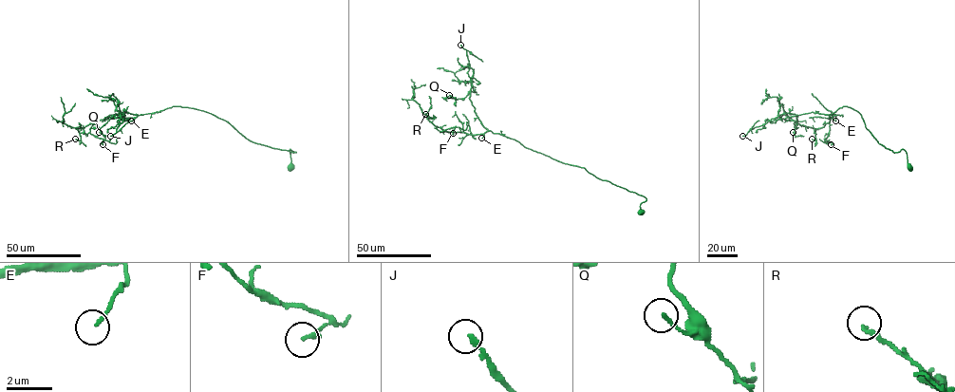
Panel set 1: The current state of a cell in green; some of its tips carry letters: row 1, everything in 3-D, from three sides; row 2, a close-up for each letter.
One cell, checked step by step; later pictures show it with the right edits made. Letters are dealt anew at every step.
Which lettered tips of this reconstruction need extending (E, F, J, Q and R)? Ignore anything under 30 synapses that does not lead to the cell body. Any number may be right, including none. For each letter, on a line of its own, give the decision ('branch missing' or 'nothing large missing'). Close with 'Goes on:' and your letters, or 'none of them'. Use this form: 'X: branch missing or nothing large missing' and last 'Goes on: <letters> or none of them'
E: nothing large missing
F: nothing large missing
J: branch missing
Q: nothing large missing
R: nothing large missing
Goes on: J

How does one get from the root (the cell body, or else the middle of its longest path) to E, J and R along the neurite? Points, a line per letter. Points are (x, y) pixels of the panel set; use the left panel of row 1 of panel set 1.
E: (290, 167), (290, 149), (296, 152), (251, 141), (227, 121), (205, 111), (173, 106), (138, 115), (131, 121)
J: (290, 167), (290, 149), (296, 152), (253, 142), (225, 121), (192, 107), (124, 113), (110, 136)
R: (290, 167), (290, 149), (296, 152), (253, 142), (225, 121), (187, 107), (100, 120), (79, 128), (75, 139)

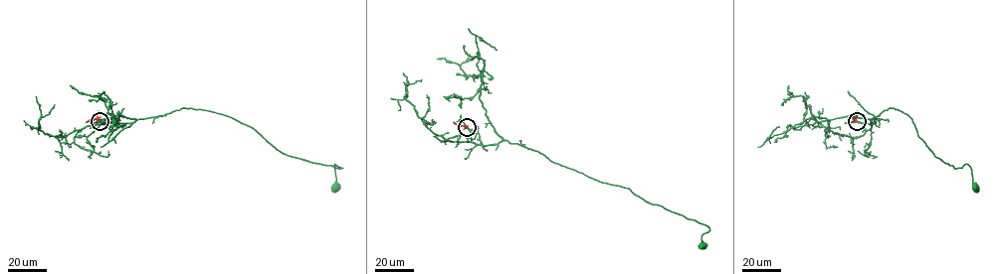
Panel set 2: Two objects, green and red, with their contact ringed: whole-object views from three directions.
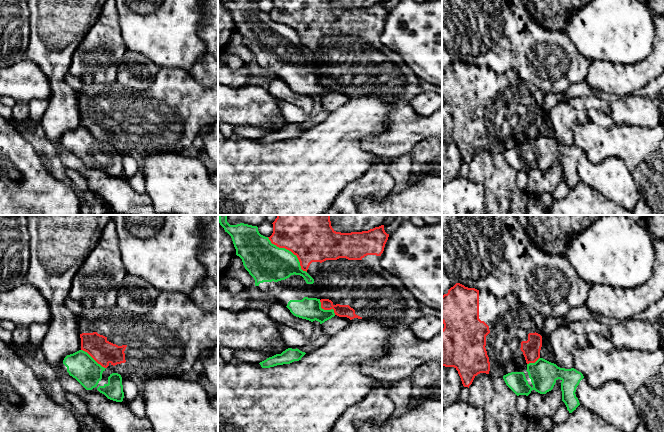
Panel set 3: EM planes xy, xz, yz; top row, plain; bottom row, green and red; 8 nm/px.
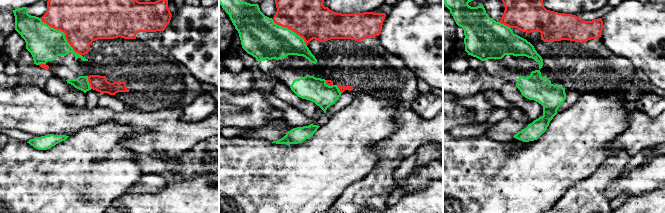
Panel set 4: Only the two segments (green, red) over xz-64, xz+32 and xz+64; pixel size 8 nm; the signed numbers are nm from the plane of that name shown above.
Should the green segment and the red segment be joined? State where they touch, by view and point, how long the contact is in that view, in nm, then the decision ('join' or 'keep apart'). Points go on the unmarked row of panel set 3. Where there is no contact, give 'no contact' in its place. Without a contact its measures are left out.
xz (290, 27) | 420 nm | keep apart

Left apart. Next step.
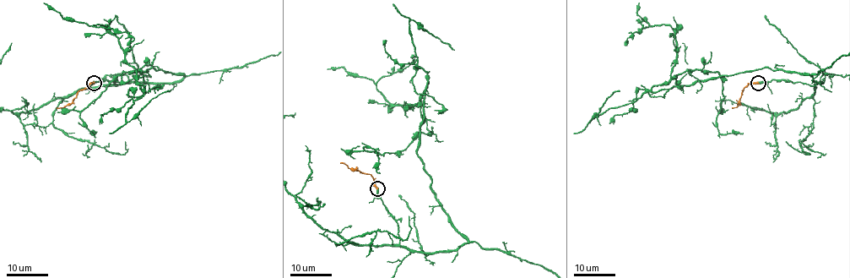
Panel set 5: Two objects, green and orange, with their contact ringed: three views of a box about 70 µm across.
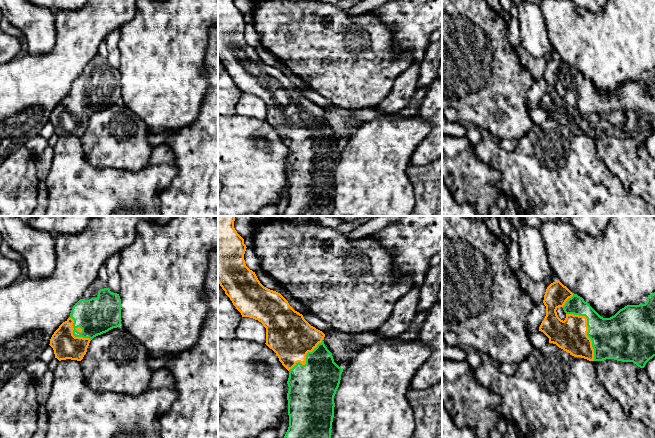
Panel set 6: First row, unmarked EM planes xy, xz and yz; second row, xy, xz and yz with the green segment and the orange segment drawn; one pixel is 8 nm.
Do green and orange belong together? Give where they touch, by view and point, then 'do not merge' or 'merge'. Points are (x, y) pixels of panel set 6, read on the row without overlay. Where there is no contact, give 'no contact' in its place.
meets green in yz at (588, 105); merge

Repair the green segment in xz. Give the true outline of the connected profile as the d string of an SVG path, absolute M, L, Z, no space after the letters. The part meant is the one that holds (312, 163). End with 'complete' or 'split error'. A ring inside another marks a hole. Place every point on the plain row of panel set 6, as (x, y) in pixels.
M218 0L218 59L242 93L250 93L263 100L266 104L265 120L276 129L279 137L289 147L287 157L289 203L284 216L331 216L334 172L340 160L343 144L334 138L332 129L325 122L323 117L325 110L311 102L280 69L264 63L255 48L246 42L244 36L246 24L244 15L237 9L234 0Z | split error

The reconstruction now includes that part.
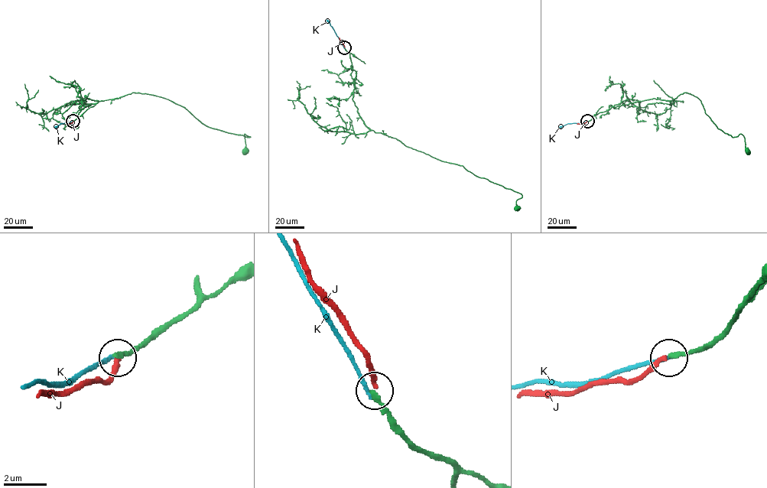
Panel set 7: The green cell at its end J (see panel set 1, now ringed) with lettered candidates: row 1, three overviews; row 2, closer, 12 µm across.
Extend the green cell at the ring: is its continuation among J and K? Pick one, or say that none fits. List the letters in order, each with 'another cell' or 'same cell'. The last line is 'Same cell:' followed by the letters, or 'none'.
J: another cell
K: another cell
Same cell: none

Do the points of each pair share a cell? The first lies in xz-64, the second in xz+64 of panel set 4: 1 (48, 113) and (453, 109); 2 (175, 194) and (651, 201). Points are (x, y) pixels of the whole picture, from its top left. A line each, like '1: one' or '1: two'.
1: two
2: one

